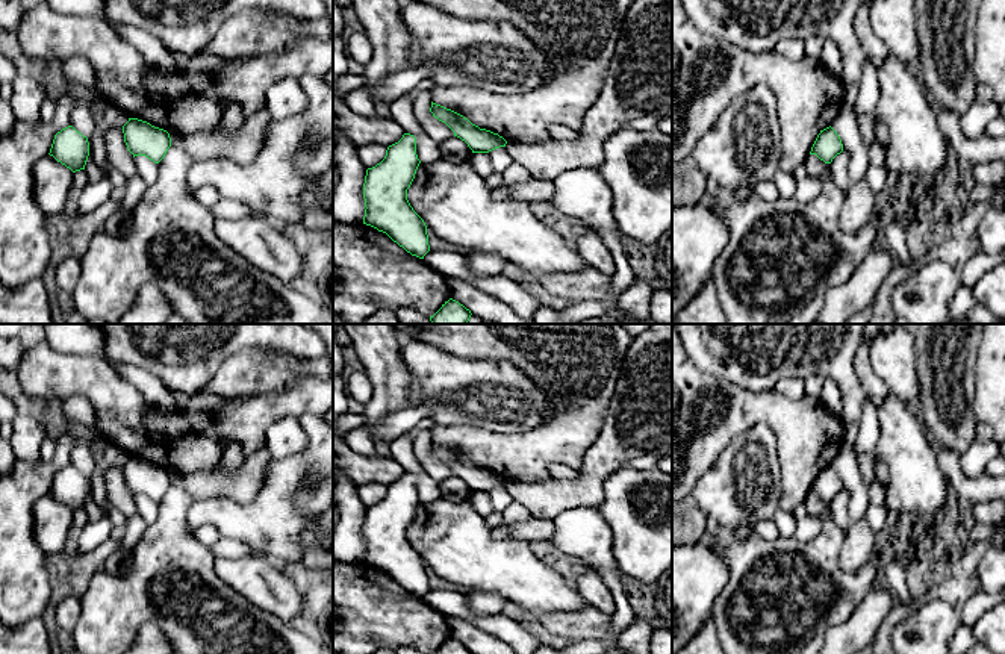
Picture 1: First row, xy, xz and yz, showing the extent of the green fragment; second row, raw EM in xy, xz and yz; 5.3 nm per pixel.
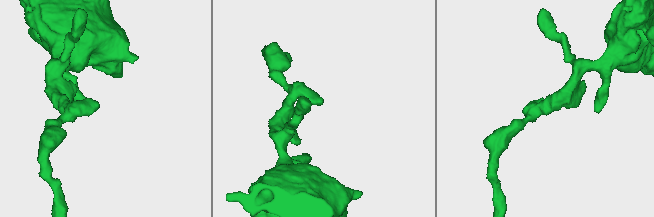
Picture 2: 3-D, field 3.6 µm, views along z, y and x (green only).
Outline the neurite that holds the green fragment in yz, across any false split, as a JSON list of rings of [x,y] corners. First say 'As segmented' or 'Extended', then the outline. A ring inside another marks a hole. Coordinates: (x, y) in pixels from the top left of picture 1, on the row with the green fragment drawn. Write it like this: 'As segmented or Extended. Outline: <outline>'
As segmented. Outline: [[[829,126],[817,135],[810,154],[816,154],[825,164],[831,164],[832,159],[843,151],[843,144],[837,132]]]

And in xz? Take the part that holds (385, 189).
As segmented. Outline: [[[404,133],[387,147],[380,164],[366,170],[363,224],[386,233],[407,253],[424,259],[430,251],[427,226],[407,200],[419,164],[416,138]]]

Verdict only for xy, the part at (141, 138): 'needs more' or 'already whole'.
already whole

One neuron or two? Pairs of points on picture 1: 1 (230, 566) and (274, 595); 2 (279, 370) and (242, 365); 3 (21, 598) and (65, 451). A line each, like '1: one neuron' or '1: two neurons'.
1: one neuron
2: one neuron
3: one neuron

